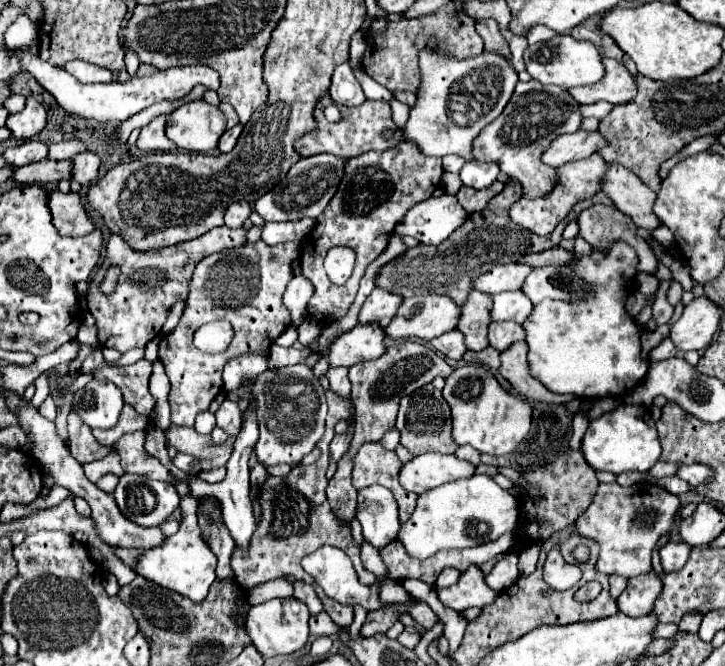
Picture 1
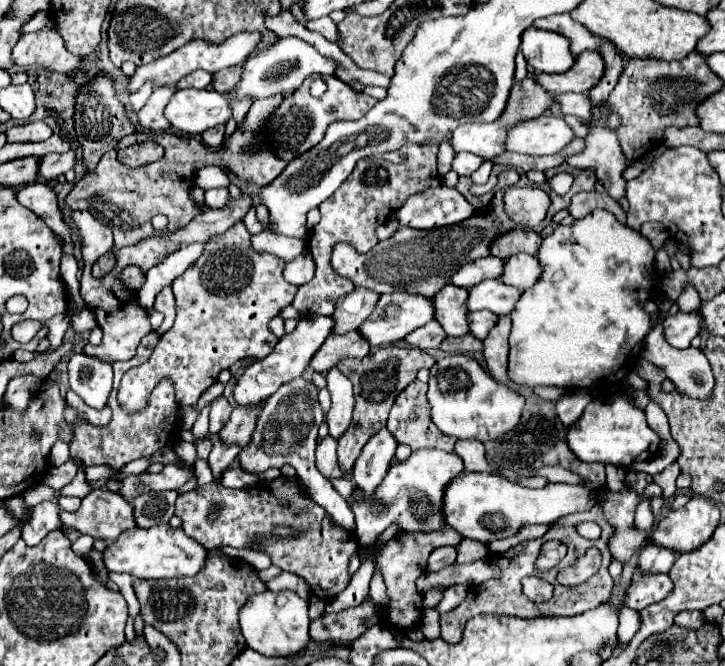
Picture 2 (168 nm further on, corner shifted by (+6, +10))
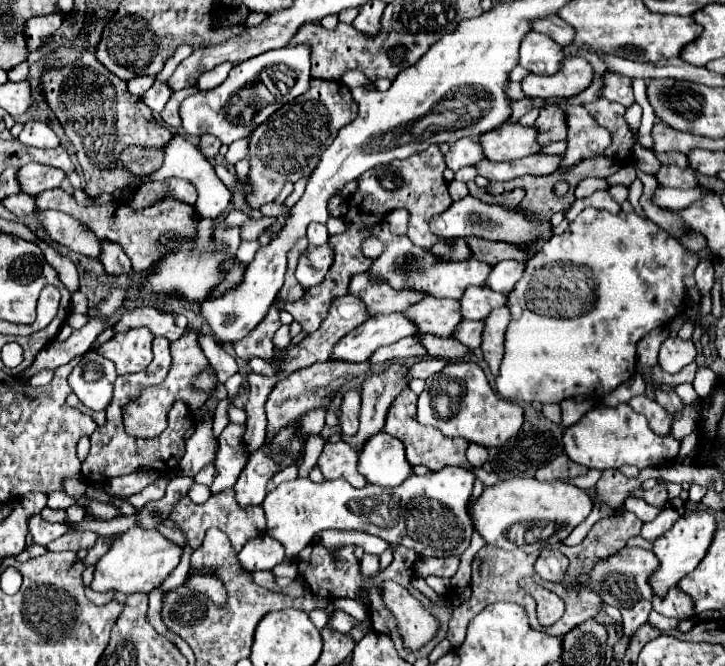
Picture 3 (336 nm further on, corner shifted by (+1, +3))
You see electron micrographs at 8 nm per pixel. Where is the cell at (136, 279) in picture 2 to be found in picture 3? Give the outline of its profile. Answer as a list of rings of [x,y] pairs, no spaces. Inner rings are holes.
[[[101,241],[99,261],[103,263],[107,275],[113,275],[113,277],[119,277],[119,275],[131,271],[131,261],[129,261],[129,257],[127,257],[127,255],[121,251],[121,247],[115,245],[115,243],[105,243],[105,241]]]

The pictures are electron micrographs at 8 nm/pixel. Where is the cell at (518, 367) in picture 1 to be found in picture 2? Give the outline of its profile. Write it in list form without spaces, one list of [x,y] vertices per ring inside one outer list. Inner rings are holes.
[[[500,316],[492,326],[492,332],[484,338],[484,360],[494,380],[508,382],[508,336],[510,336],[510,316]]]

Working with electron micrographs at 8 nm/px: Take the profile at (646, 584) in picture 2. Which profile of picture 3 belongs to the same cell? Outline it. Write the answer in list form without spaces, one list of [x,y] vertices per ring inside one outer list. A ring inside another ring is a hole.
[[[671,587],[665,597],[659,597],[659,595],[653,597],[653,609],[667,617],[683,617],[683,615],[689,615],[689,611],[693,609],[693,603],[689,595],[685,595],[679,587]]]

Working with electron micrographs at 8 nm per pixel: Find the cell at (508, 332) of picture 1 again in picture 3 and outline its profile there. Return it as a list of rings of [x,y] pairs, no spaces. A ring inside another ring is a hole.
[[[463,319],[457,325],[457,331],[453,333],[455,339],[459,339],[463,345],[467,345],[469,349],[477,349],[481,347],[481,335],[483,335],[483,321],[471,321],[471,319]]]

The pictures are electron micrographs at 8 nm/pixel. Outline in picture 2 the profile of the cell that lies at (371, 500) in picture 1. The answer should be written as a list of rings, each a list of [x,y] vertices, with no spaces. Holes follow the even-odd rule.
[[[386,428],[374,434],[352,468],[352,478],[356,486],[362,488],[366,494],[374,494],[376,486],[384,480],[388,468],[394,462],[396,448],[398,442]]]

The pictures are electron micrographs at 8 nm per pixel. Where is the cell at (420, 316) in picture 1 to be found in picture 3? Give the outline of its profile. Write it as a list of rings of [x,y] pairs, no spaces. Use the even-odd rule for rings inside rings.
[[[377,313],[369,317],[361,327],[355,327],[337,343],[333,349],[333,359],[345,359],[345,361],[369,361],[369,357],[383,345],[391,345],[403,337],[415,335],[419,329],[417,325],[401,315],[401,313],[391,313],[383,315]]]

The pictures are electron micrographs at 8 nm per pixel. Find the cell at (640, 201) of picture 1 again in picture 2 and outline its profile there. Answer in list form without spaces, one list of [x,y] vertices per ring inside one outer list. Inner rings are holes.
[[[592,126],[588,128],[584,144],[584,150],[570,156],[566,162],[574,168],[598,168],[596,190],[602,192],[604,186],[614,200],[622,198],[626,192],[626,180],[622,178],[626,162],[616,134],[610,128]]]

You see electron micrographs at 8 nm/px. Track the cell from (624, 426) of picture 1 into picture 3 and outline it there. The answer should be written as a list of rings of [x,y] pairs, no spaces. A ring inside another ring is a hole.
[[[597,405],[591,411],[587,411],[581,421],[567,427],[563,433],[563,447],[569,459],[575,463],[589,467],[589,469],[619,469],[621,465],[635,465],[639,469],[643,467],[655,467],[675,461],[679,451],[679,441],[671,435],[655,435],[647,419],[639,413],[635,413],[629,405]]]

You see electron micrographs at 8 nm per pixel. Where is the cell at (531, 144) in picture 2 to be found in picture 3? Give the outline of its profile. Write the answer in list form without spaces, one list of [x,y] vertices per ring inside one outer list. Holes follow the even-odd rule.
[[[505,123],[497,131],[481,137],[485,157],[491,161],[515,161],[543,151],[539,143],[539,129],[535,125],[523,127],[519,123]]]

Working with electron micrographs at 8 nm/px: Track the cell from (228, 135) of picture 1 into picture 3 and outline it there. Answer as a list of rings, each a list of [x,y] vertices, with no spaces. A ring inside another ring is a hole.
[[[203,135],[199,149],[201,149],[201,153],[203,153],[207,159],[213,159],[213,157],[219,153],[219,149],[221,149],[221,141],[219,141],[217,137]]]

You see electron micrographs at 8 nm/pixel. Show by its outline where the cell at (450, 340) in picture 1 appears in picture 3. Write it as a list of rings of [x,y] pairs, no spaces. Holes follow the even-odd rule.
[[[405,337],[389,347],[381,347],[381,351],[375,351],[371,363],[383,363],[383,361],[407,359],[407,357],[425,357],[425,355],[427,351],[417,337]]]

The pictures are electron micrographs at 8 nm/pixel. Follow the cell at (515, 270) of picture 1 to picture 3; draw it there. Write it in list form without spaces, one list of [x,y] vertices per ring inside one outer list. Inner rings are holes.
[[[379,223],[373,229],[373,235],[387,243],[387,249],[381,257],[375,259],[373,267],[369,269],[375,279],[385,279],[391,287],[411,287],[417,291],[425,291],[433,297],[451,297],[461,299],[465,289],[469,285],[485,285],[487,277],[491,273],[491,265],[481,263],[477,259],[469,259],[467,263],[441,263],[439,259],[433,259],[433,255],[427,253],[423,247],[415,247],[405,235],[393,235],[387,229],[387,223]]]

